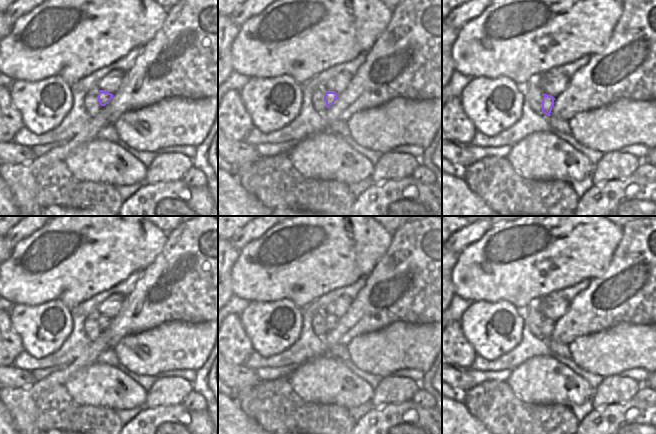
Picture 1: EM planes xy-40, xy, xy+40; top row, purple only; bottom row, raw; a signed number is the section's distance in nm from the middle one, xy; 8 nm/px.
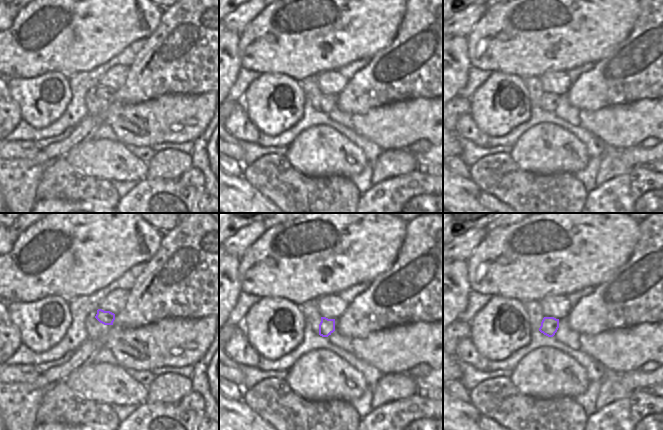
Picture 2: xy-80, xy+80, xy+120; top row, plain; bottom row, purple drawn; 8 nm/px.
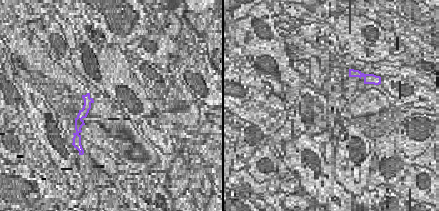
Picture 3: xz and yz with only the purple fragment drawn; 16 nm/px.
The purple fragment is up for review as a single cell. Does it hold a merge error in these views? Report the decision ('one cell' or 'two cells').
one cell

